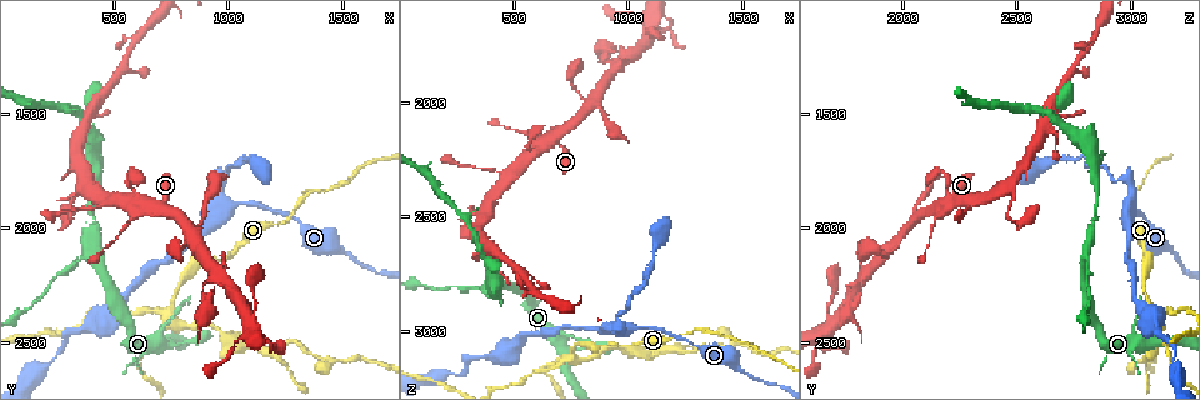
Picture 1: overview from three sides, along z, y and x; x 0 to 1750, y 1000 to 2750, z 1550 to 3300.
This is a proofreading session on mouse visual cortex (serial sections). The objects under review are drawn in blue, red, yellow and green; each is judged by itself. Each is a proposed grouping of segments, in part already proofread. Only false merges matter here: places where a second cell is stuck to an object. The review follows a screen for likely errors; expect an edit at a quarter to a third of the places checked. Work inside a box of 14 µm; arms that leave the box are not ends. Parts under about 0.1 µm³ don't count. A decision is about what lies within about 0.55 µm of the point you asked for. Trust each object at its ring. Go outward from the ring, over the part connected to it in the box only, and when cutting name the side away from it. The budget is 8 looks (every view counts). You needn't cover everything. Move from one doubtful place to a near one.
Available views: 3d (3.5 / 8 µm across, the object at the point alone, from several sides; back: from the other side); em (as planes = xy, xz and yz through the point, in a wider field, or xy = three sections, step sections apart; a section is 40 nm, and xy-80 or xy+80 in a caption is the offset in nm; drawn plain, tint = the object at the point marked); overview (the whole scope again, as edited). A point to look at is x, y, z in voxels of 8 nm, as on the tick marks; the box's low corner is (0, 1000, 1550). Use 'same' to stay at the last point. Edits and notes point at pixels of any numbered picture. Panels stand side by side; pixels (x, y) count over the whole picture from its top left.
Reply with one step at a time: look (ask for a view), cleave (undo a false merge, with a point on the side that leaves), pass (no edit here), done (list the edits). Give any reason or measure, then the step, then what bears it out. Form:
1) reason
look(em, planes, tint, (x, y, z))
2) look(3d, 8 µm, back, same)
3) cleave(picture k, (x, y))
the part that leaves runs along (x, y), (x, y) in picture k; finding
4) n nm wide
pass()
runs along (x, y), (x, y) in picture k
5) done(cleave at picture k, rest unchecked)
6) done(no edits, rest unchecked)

look(em, planes, tint, (1240, 1970, 3020))

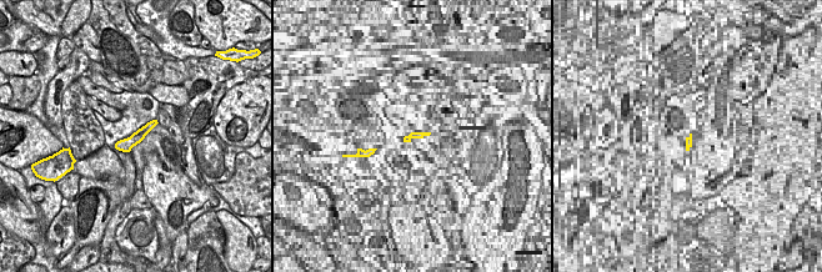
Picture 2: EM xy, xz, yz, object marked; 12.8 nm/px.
see where the arms go
look(3d, 3.5 µm, back, same)

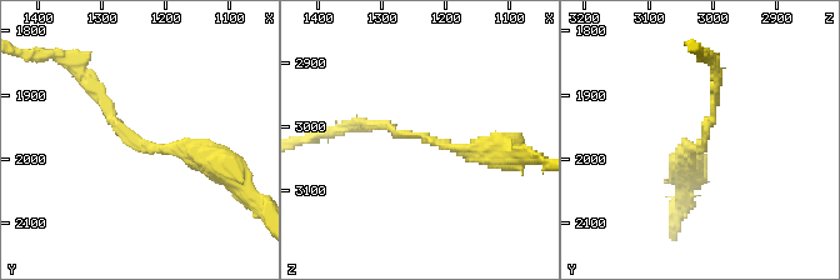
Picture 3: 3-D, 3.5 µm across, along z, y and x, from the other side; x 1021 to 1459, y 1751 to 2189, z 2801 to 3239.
pass()
continuous, no second cell

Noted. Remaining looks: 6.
thin neck
look(3d, 3.5 µm, (960, 2140, 3070))

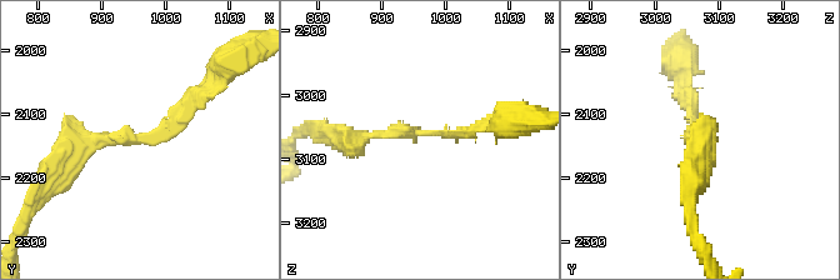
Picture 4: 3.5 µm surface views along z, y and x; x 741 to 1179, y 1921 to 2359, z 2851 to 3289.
arms of 150, 150 nm
look(em, planes, tint, (975, 2135, 3065))

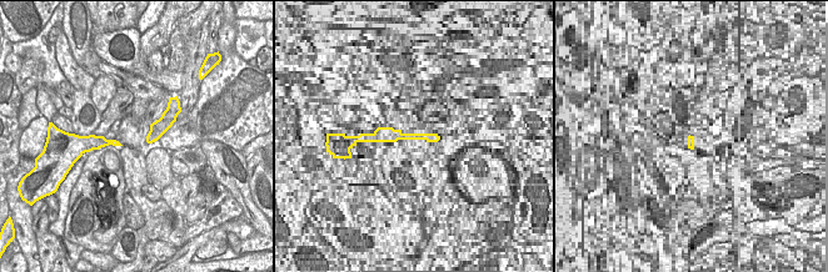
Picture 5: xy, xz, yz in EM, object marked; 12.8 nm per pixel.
cut it another way
look(em, xy, step 1, tint, same)

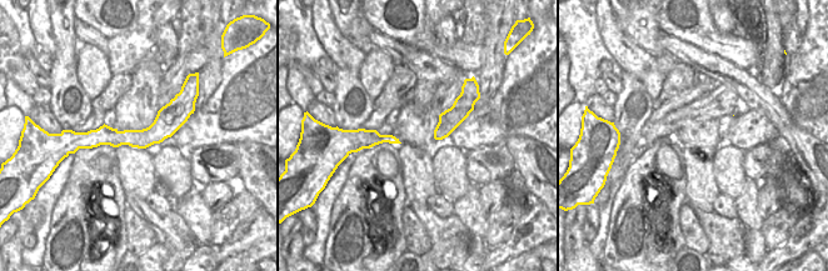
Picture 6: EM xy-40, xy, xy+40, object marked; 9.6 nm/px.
pass()
runs along (210, 84), (160, 138), (73, 153) in picture 4; continuous, no second cell

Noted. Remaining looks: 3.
narrows sharply
look(3d, 3.5 µm, (350, 2460, 3110))

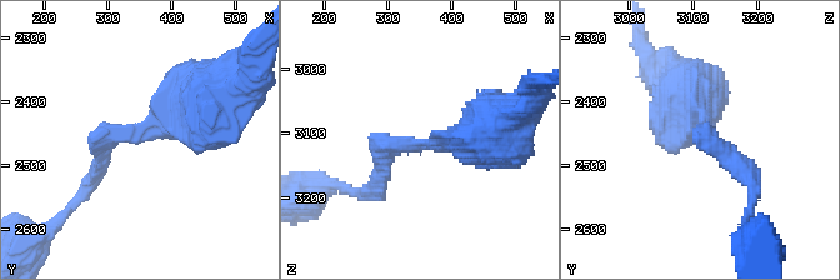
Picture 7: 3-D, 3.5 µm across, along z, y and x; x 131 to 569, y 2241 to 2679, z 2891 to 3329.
arms of 200, 700 nm; now the EM
look(em, xy, step 1, tint, (350, 2450, 3120))

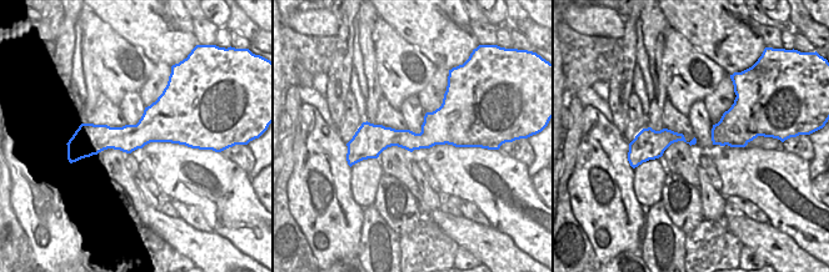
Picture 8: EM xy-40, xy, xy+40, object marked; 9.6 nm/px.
another direction
look(em, xy, step 3, tint, same)

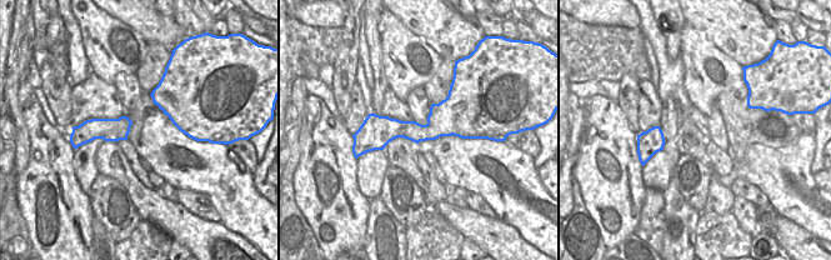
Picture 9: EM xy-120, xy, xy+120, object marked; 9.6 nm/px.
pass()
runs along (472, 123), (365, 138) in picture 9; all the same cell

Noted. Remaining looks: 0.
done(no edits, rest unchecked)

